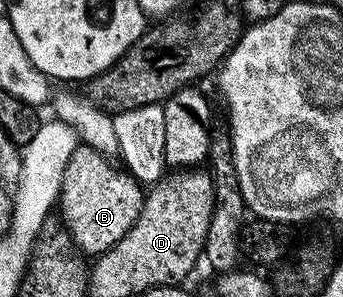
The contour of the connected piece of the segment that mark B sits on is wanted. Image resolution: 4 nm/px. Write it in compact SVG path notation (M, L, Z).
M80 144L69 156L69 164L65 164L57 214L77 248L87 256L100 256L113 248L133 228L141 212L144 187L126 169L111 162L108 155Z

